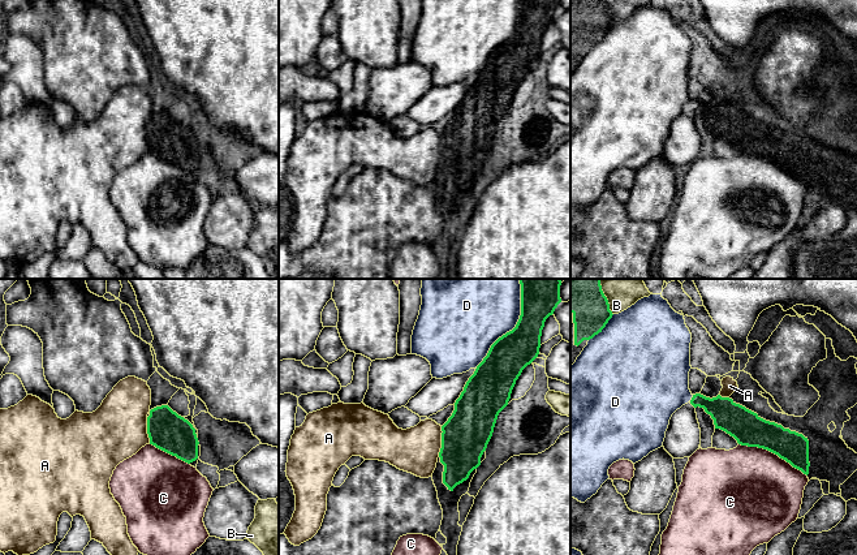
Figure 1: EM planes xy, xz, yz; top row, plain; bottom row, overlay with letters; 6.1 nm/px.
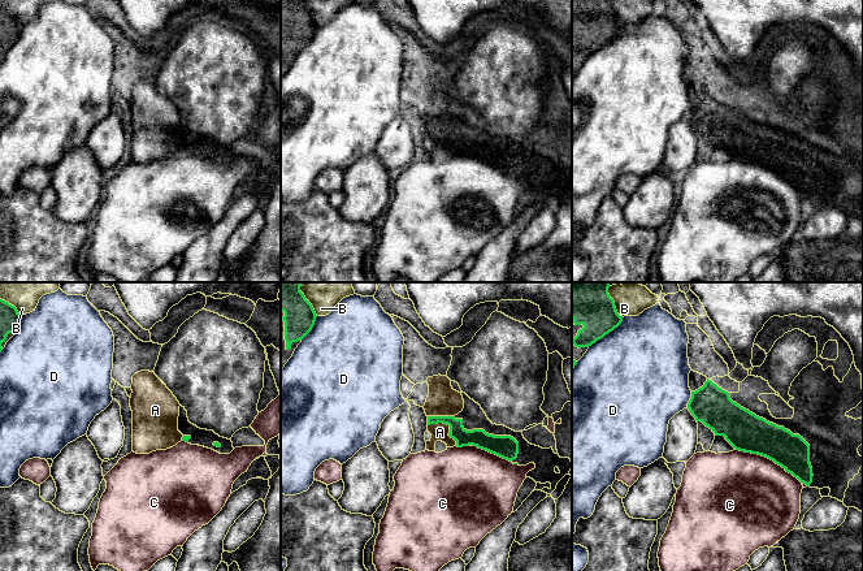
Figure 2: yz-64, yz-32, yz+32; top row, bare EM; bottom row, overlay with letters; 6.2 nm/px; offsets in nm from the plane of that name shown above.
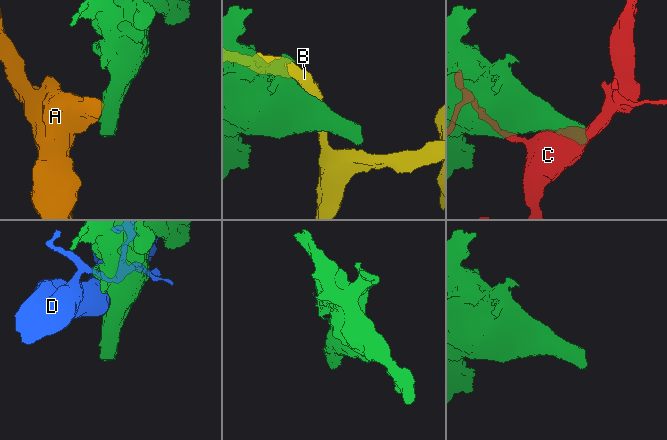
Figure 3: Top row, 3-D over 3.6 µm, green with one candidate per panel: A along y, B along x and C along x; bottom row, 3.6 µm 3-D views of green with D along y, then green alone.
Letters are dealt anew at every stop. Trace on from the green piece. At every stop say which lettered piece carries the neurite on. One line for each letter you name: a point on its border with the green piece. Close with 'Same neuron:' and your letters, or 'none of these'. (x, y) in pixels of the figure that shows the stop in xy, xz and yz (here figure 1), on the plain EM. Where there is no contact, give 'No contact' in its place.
Same neuron: none of these

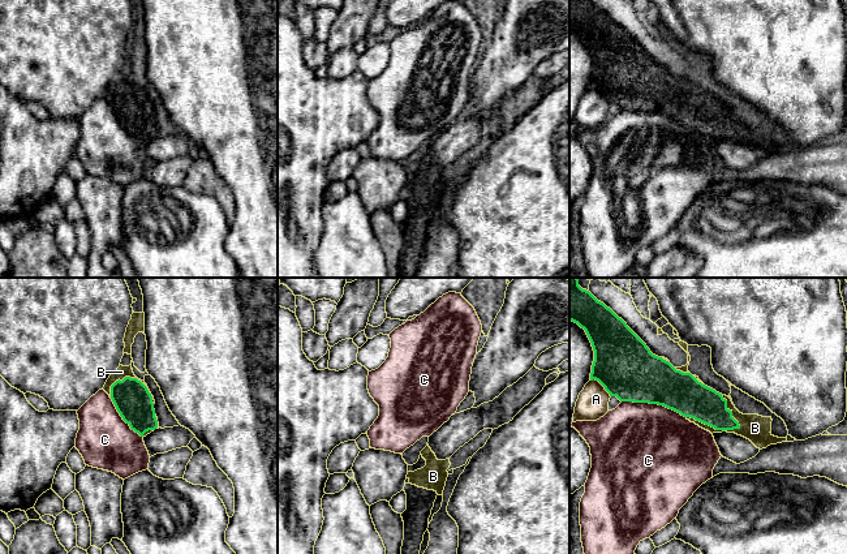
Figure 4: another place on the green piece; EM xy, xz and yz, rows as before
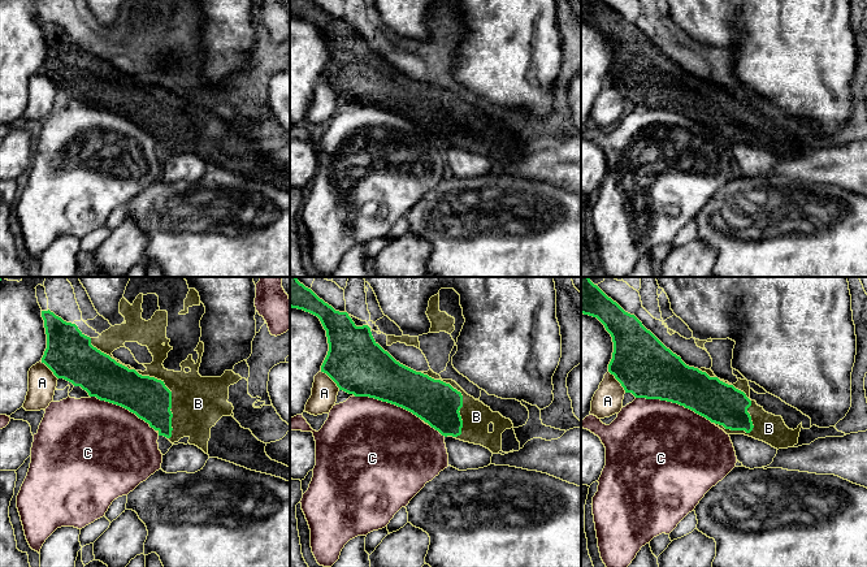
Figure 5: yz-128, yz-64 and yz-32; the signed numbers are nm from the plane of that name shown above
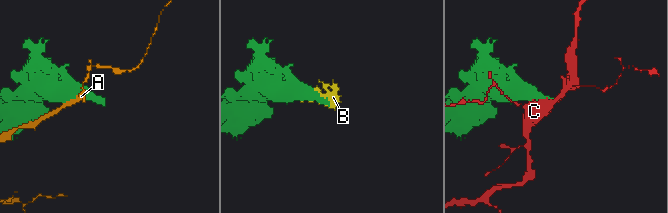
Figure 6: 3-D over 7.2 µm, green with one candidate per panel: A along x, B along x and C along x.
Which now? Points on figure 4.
B: Touches green at yz (714, 136)
Same neuron: B

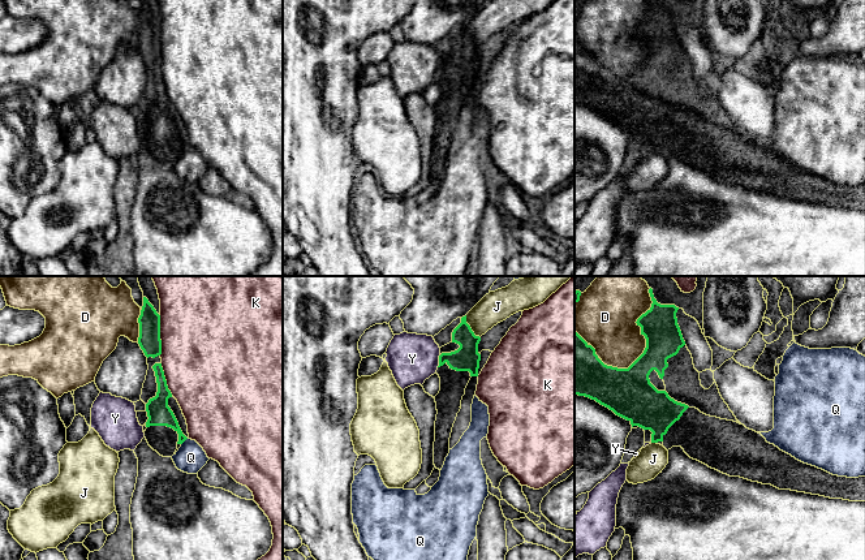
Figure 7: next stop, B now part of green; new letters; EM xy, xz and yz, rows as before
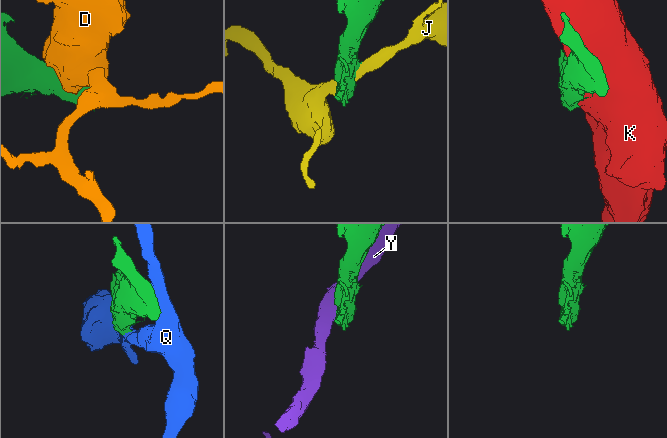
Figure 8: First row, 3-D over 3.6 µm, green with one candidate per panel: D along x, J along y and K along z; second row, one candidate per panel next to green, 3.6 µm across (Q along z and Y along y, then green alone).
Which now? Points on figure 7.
Same neuron: none of these

